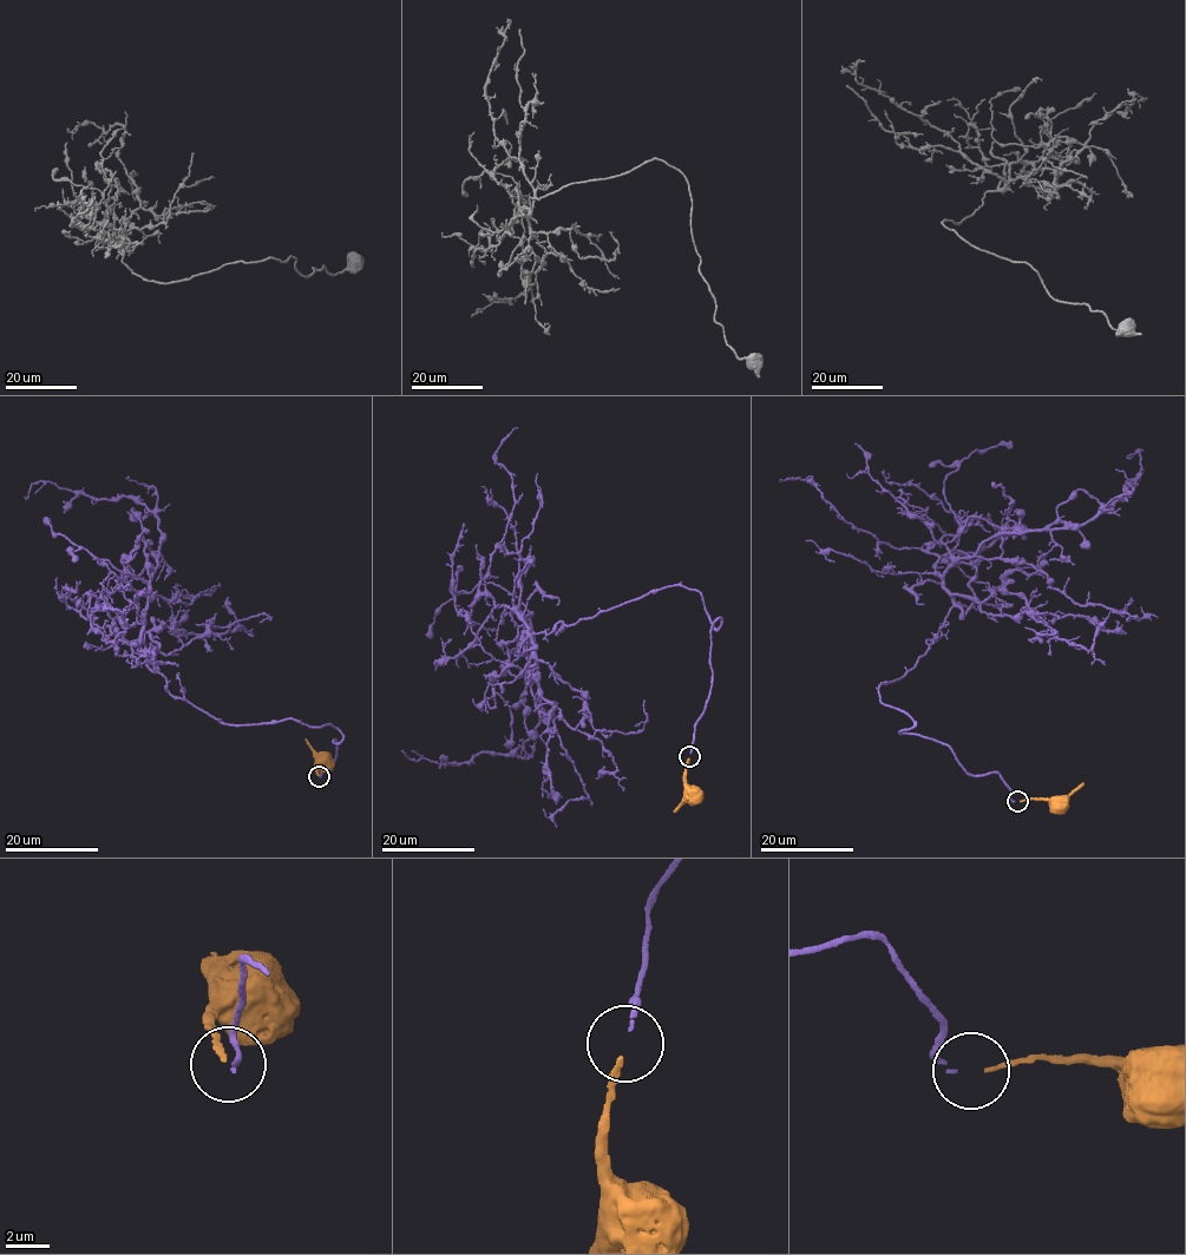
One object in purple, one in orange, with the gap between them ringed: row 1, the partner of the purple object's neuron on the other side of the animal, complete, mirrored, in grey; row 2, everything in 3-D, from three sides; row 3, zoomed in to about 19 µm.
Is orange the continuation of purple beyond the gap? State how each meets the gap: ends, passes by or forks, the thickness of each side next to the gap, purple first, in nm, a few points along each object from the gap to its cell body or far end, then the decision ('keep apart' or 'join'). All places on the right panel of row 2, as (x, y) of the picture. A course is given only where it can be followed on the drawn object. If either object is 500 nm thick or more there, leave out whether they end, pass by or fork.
purple ends there; orange ends there; 140 nm thick on the purple side, 220 nm on the other; purple runs (1014, 801), (901, 733), (879, 685), (939, 638), (944, 572), (1083, 526), (1134, 483), (1126, 458); orange runs (1020, 801), (1057, 801); join

